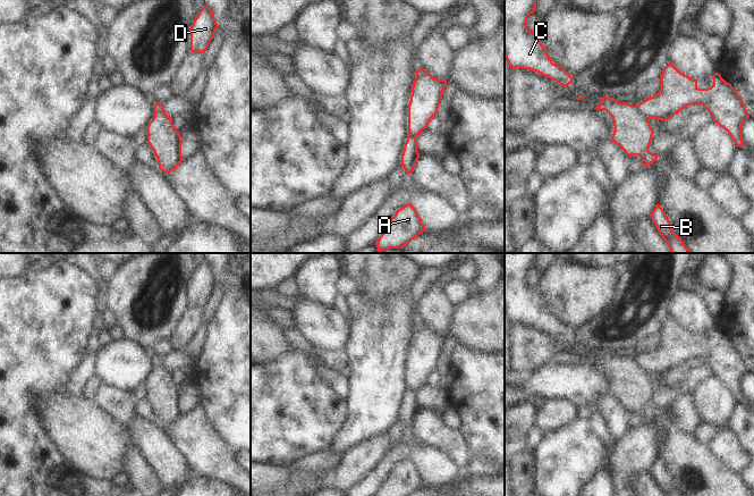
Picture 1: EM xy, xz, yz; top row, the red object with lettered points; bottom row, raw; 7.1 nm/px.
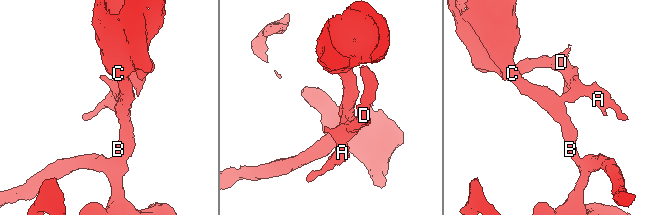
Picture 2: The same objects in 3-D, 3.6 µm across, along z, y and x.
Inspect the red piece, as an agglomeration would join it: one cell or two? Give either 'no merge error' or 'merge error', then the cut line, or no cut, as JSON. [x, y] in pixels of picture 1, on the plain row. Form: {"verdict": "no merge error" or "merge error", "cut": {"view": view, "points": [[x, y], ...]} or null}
{"verdict": "merge error", "cut": {"view": "yz", "points": [[636, 360], [649, 372]]}}

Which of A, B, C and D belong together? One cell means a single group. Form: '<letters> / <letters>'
A D / B C

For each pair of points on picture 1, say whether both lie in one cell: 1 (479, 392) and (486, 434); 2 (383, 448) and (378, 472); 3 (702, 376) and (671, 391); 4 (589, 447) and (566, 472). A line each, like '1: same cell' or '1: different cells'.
1: same cell
2: different cells
3: same cell
4: same cell

